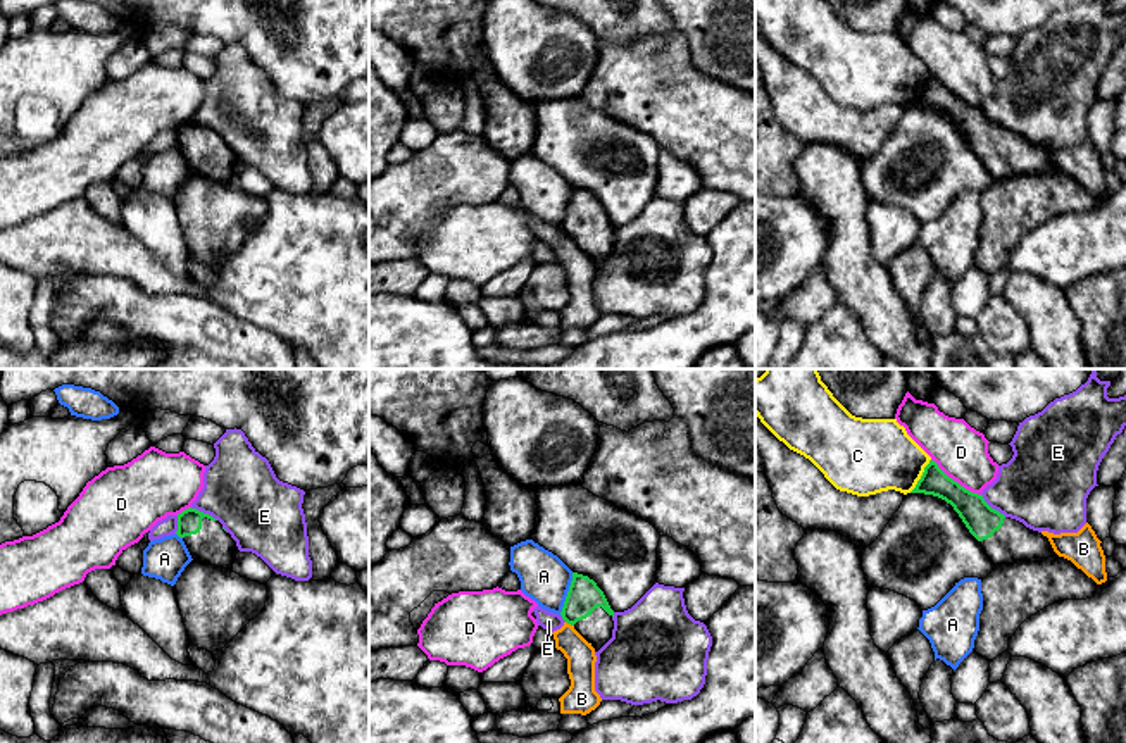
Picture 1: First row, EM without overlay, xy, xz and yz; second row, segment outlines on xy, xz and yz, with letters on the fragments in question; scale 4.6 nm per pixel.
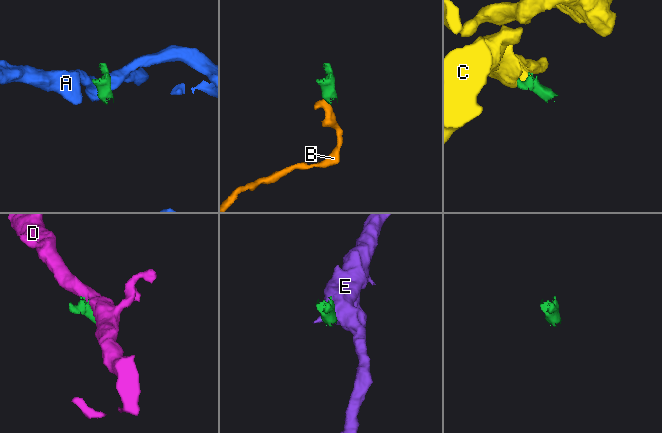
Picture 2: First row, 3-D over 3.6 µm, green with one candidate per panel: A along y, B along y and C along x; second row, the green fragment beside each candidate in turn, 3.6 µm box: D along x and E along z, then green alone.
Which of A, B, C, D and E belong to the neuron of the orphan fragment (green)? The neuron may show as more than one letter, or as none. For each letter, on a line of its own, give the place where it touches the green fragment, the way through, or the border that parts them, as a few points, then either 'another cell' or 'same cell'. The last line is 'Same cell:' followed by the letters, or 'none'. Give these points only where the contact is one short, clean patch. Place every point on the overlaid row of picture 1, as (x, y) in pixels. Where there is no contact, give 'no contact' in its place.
A: xz (568, 593) | another cell
B: xz (569, 623) | along xz (566, 621), (573, 626) | another cell
C: yz (921, 476) | along yz (930, 459), (921, 478), (909, 492) | another cell
D: yz (956, 481) | another cell
E: yz (990, 507) | along yz (982, 493), (992, 507), (1006, 516) | another cell
Same cell: none

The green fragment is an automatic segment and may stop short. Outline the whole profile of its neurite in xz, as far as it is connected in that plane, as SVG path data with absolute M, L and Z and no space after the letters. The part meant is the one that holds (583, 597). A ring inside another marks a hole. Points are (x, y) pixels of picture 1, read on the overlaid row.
M572 572L560 615L595 648L595 652L612 638L614 610L604 591L588 576Z

